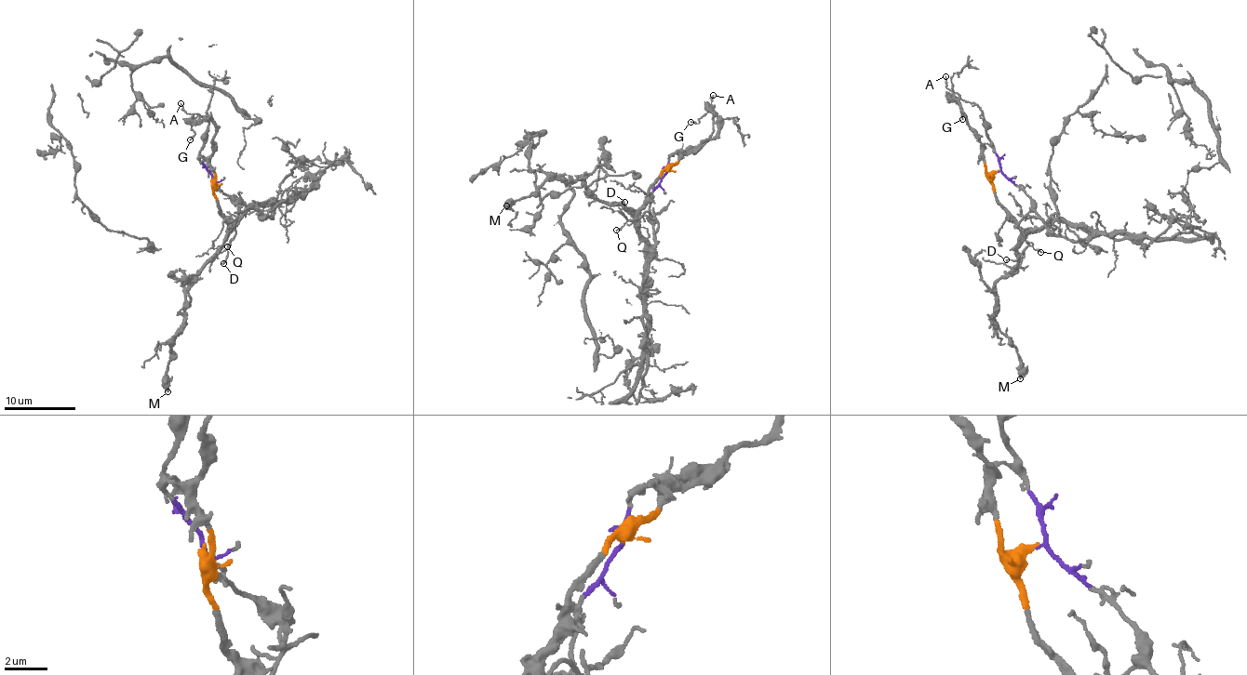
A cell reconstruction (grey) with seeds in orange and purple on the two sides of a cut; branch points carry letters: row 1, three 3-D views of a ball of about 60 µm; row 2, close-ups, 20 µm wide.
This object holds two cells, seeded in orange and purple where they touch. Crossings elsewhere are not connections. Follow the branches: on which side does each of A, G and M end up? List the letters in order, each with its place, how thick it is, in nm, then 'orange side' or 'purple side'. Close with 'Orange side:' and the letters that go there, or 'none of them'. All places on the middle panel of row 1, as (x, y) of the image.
A: (713, 95) | 100 nm | purple side
G: (690, 122) | 120 nm | orange side
M: (506, 205) | 480 nm | orange side
Orange side: G, M

